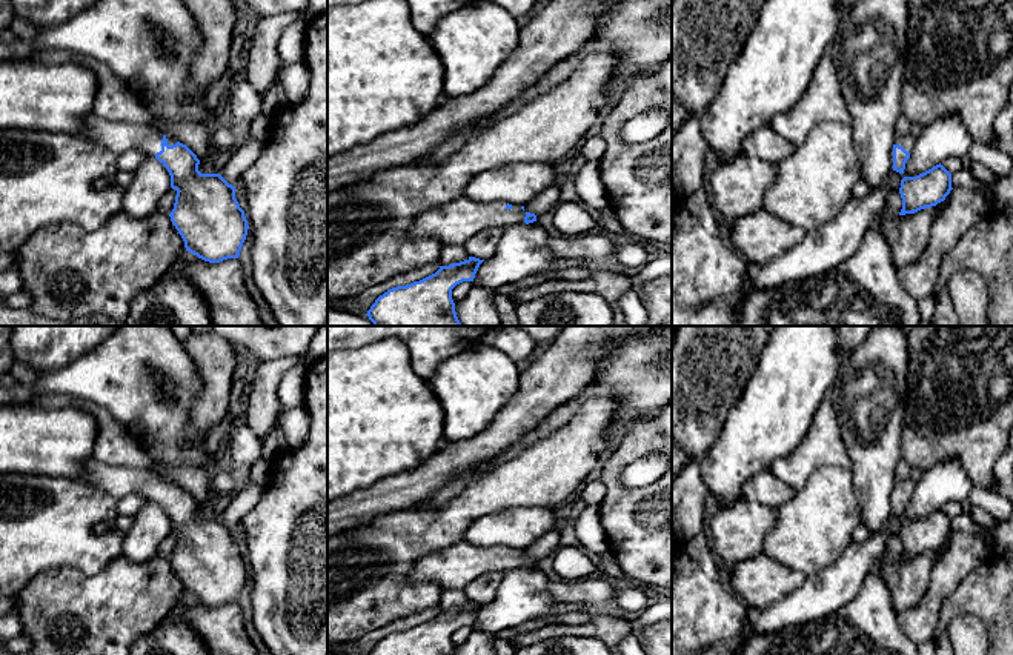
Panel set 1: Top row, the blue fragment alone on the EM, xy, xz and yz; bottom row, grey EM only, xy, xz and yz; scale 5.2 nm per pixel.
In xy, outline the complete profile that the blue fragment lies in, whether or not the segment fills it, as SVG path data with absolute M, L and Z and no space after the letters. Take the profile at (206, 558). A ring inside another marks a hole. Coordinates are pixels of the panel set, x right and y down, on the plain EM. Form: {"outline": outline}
{"outline": "M95 458L89 460L80 480L117 500L131 494L141 494L157 503L171 520L171 532L177 535L169 561L181 580L186 595L209 607L238 603L249 570L244 555L235 543L235 530L229 529L220 518L201 518L198 515L200 504L186 489L151 470L108 466Z"}

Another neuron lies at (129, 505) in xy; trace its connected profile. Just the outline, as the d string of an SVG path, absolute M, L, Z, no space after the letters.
M131 494L117 500L118 515L135 517L137 512L151 500L141 494Z

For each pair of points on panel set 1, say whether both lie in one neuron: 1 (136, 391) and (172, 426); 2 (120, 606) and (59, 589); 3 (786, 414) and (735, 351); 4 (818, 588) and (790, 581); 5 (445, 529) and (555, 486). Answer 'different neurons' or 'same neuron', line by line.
1: same neuron
2: same neuron
3: different neurons
4: different neurons
5: same neuron

